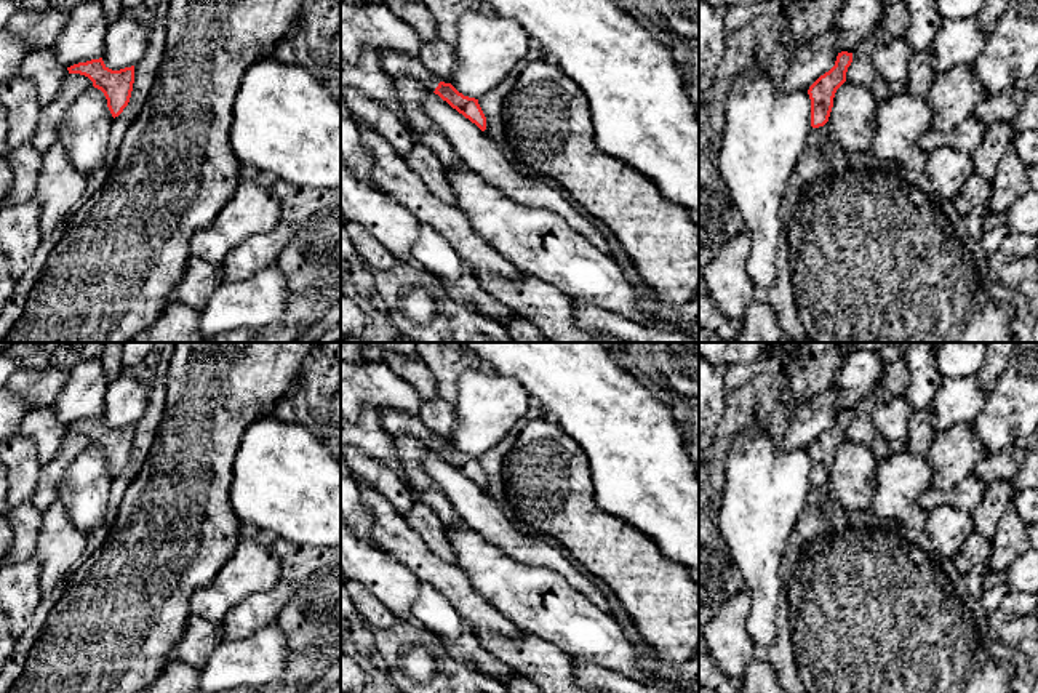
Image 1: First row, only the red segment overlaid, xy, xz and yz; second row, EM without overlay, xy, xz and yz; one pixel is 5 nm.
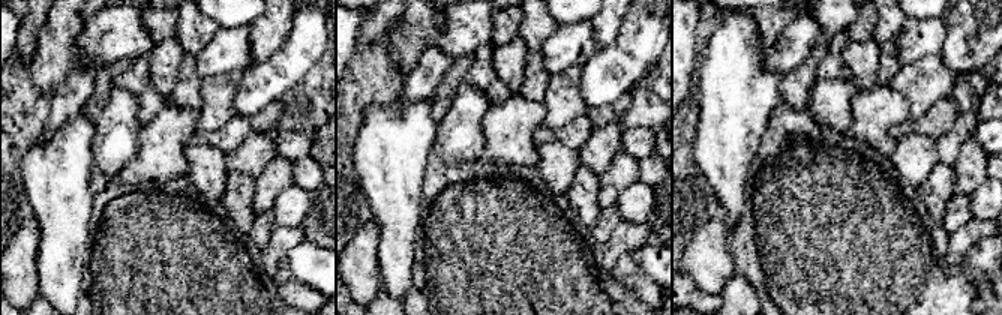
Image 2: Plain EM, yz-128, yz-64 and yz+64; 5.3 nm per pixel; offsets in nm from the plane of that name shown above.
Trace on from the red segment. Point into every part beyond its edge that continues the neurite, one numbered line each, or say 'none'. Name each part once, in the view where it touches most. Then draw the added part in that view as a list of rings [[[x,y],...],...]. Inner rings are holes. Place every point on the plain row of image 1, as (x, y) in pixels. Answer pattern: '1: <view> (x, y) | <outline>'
1: xz (395, 423) | [[[379,410],[382,427],[390,435],[403,435],[408,439],[414,439],[422,448],[435,450],[438,445],[440,437],[433,435],[429,431],[419,416],[413,416],[408,413],[401,413],[397,410]]]

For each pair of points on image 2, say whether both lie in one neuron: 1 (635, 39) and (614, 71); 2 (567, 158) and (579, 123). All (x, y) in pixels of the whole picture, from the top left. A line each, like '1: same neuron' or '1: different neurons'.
1: same neuron
2: different neurons

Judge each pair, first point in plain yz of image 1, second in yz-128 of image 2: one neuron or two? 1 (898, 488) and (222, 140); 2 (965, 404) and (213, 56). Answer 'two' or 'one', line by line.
1: two
2: one

